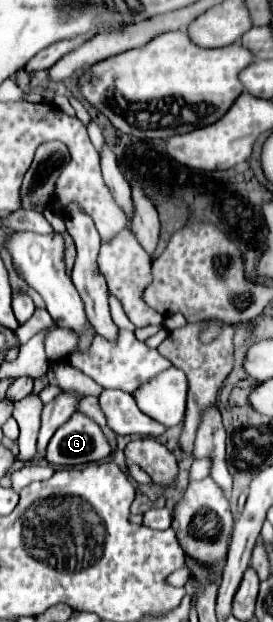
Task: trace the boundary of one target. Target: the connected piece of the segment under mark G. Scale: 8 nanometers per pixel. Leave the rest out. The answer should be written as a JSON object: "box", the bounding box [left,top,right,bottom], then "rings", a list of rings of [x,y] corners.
{"box":[46,412,110,466],"rings":[[[78,412],[56,430],[46,449],[46,459],[56,466],[98,462],[108,454],[110,444],[100,426]]]}

